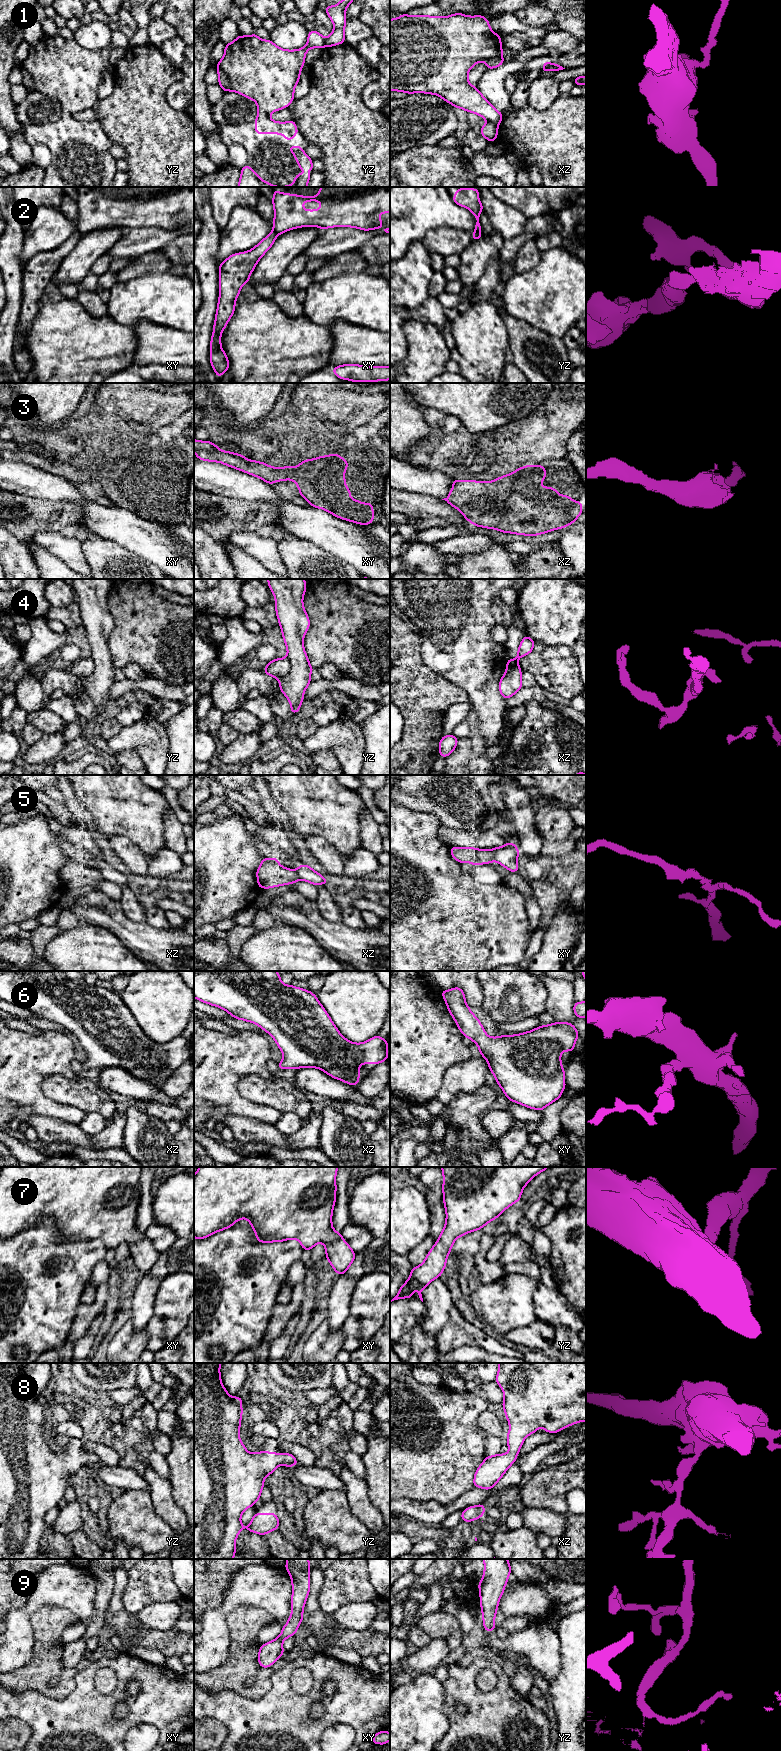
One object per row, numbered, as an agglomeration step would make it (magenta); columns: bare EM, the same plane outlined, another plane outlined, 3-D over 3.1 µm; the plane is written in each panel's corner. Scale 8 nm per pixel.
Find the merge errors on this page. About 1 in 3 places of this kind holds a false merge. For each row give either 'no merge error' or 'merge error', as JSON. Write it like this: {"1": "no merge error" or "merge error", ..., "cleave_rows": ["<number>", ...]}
{"1": "merge error", "2": "merge error", "3": "no merge error", "4": "merge error", "5": "merge error", "6": "no merge error", "7": "no merge error", "8": "no merge error", "9": "no merge error", "cleave_rows": ["1", "2", "4", "5"]}

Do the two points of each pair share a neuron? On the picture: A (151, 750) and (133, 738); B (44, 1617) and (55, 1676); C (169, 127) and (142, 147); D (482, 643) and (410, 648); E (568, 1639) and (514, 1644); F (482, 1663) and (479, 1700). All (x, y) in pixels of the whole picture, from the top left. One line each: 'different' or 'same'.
A: same
B: same
C: same
D: different
E: different
F: same

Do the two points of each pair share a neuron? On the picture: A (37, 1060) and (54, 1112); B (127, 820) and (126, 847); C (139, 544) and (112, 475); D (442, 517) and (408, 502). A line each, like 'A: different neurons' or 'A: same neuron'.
A: same neuron
B: different neurons
C: different neurons
D: same neuron

